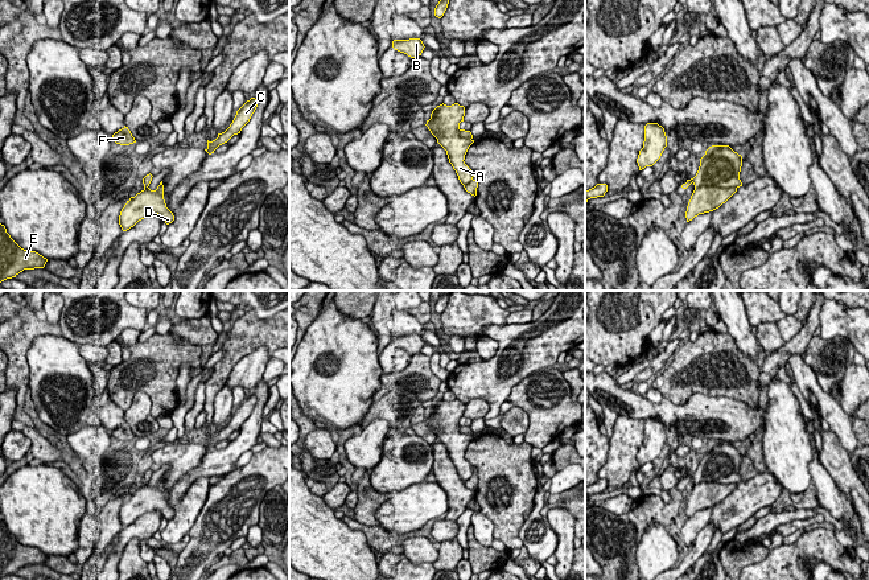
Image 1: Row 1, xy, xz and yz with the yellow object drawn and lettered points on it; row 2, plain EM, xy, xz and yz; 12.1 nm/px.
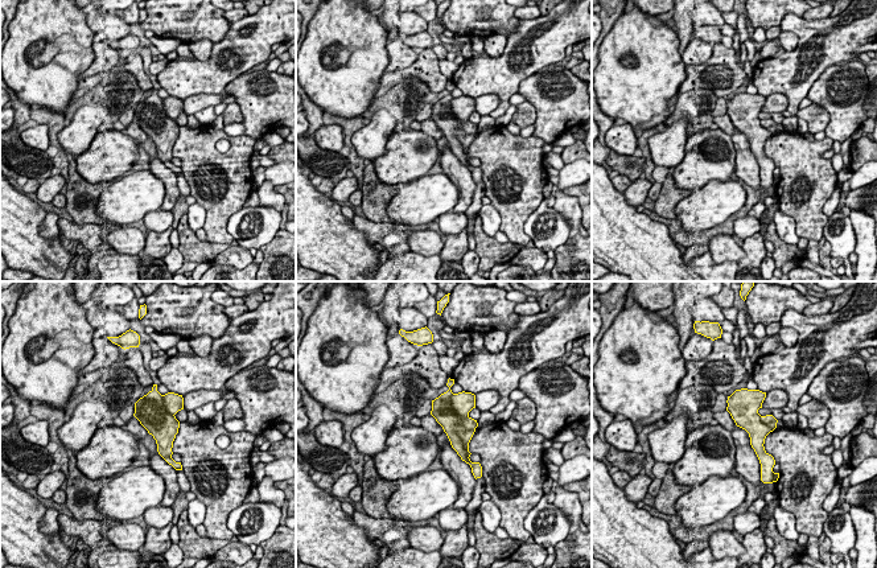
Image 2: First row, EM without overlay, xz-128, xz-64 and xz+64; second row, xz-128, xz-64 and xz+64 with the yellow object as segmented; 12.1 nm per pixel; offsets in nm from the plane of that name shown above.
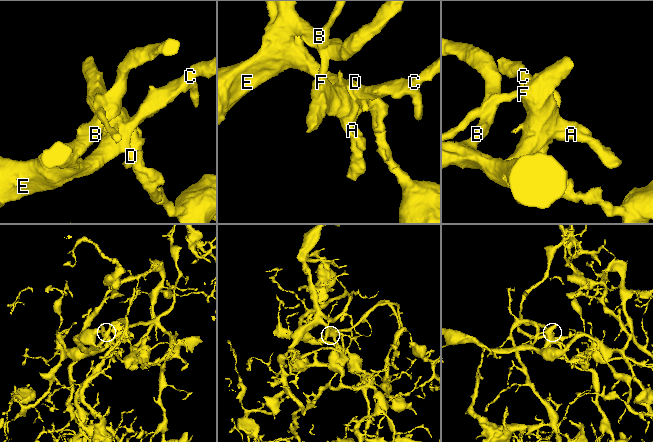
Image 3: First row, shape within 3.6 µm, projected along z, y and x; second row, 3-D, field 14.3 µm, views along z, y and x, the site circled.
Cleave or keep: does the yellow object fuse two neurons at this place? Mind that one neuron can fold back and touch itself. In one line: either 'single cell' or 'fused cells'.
fused cells

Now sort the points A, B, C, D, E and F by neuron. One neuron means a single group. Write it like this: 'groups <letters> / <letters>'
groups A B C D E / F

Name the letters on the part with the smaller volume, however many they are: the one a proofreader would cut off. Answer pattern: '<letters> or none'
F

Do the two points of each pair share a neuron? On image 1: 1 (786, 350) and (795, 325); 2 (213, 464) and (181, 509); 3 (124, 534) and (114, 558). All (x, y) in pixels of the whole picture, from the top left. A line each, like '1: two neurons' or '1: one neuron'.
1: two neurons
2: two neurons
3: one neuron

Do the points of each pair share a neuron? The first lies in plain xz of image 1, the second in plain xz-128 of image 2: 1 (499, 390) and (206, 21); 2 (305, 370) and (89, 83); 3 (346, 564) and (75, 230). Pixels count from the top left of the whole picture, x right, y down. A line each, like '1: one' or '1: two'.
1: two
2: two
3: two

